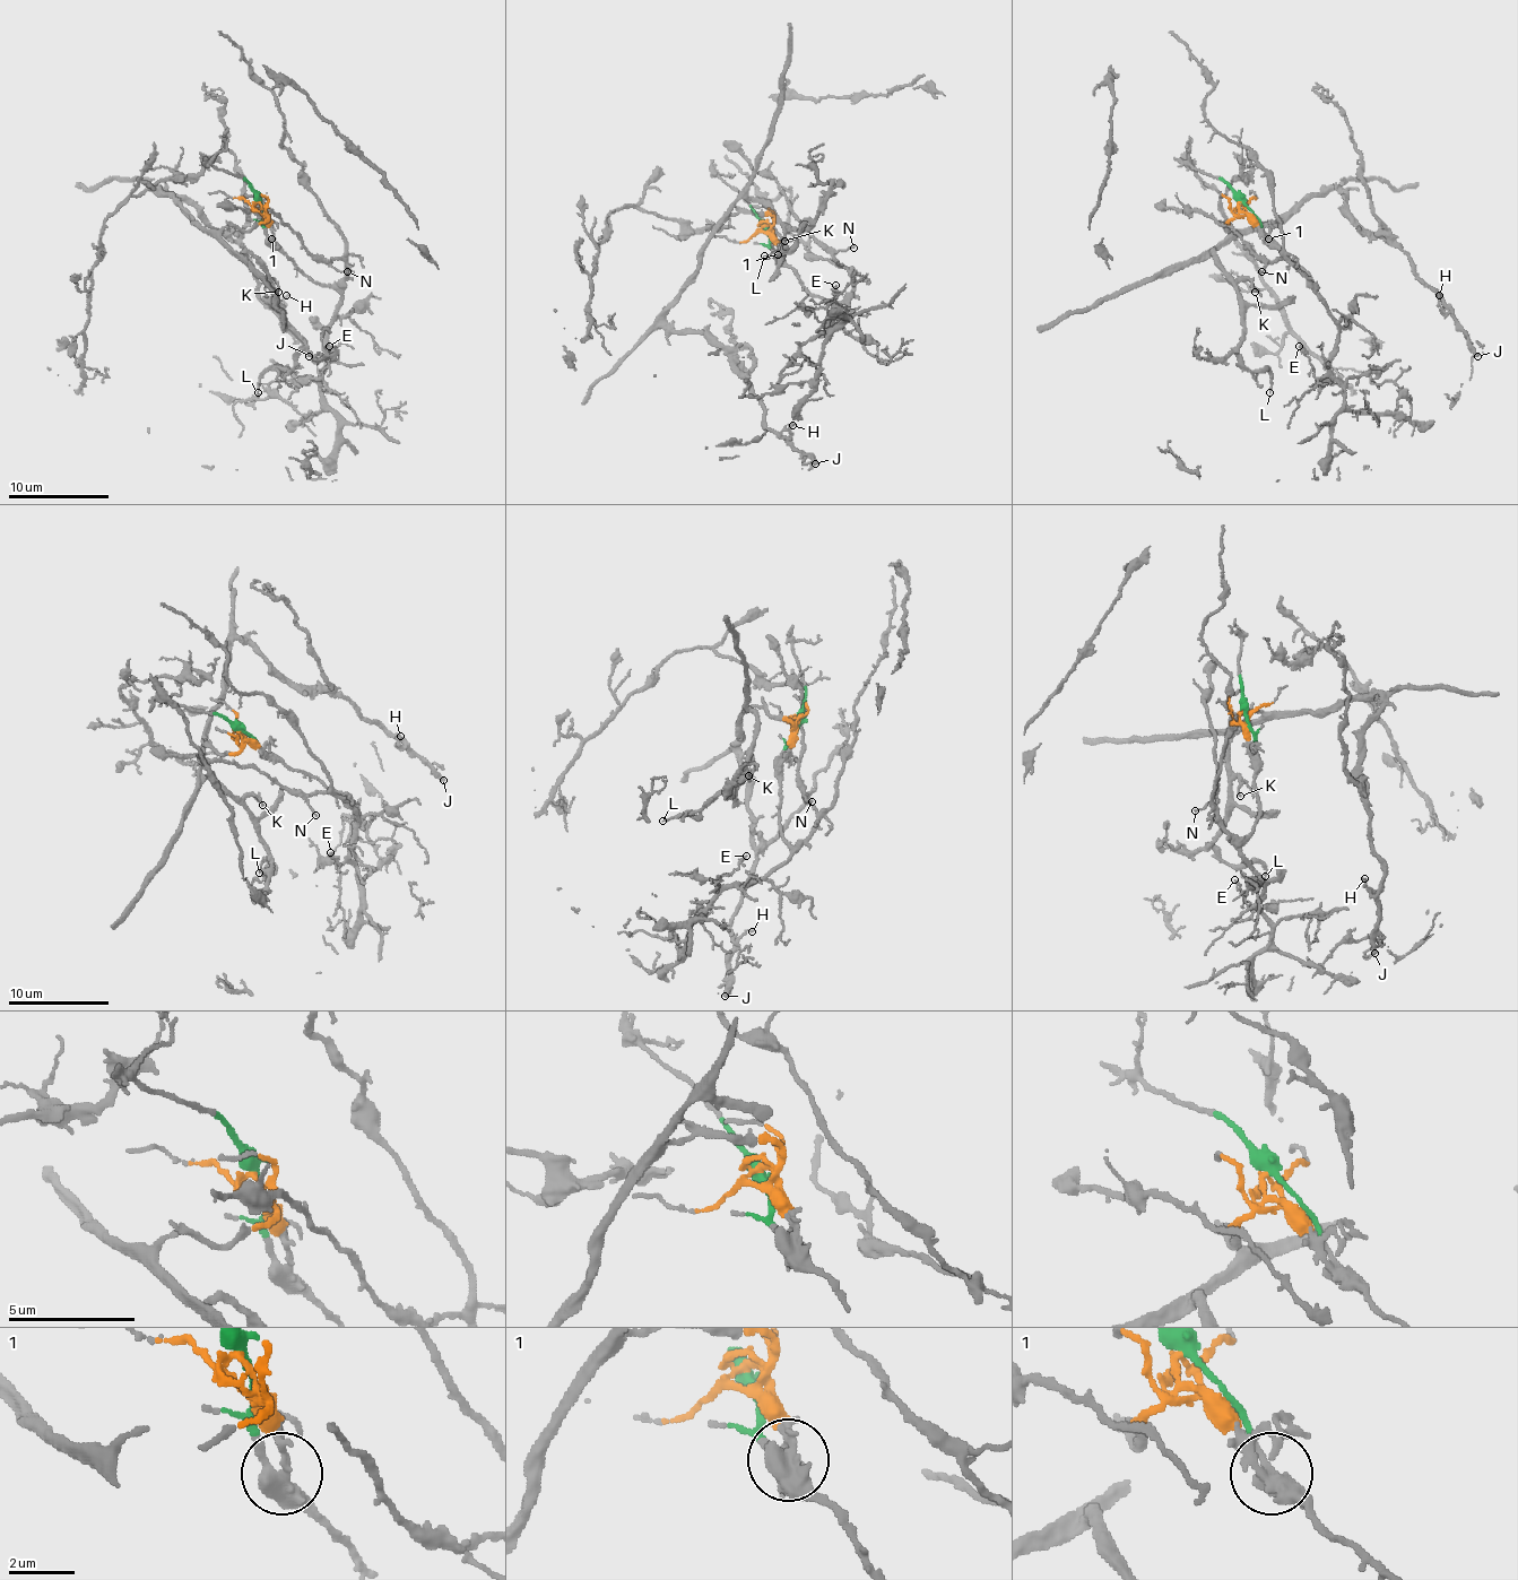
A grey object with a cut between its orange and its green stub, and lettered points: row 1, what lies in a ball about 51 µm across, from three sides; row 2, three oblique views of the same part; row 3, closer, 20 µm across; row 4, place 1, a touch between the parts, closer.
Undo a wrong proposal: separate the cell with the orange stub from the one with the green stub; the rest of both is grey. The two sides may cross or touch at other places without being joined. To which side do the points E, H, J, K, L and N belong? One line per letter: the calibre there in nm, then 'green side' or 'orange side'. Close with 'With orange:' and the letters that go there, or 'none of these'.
E: 150 nm | green side
H: 110 nm | orange side
J: 320 nm | orange side
K: 110 nm | orange side
L: 110 nm | orange side
N: 100 nm | green side
With orange: H, J, K, L

